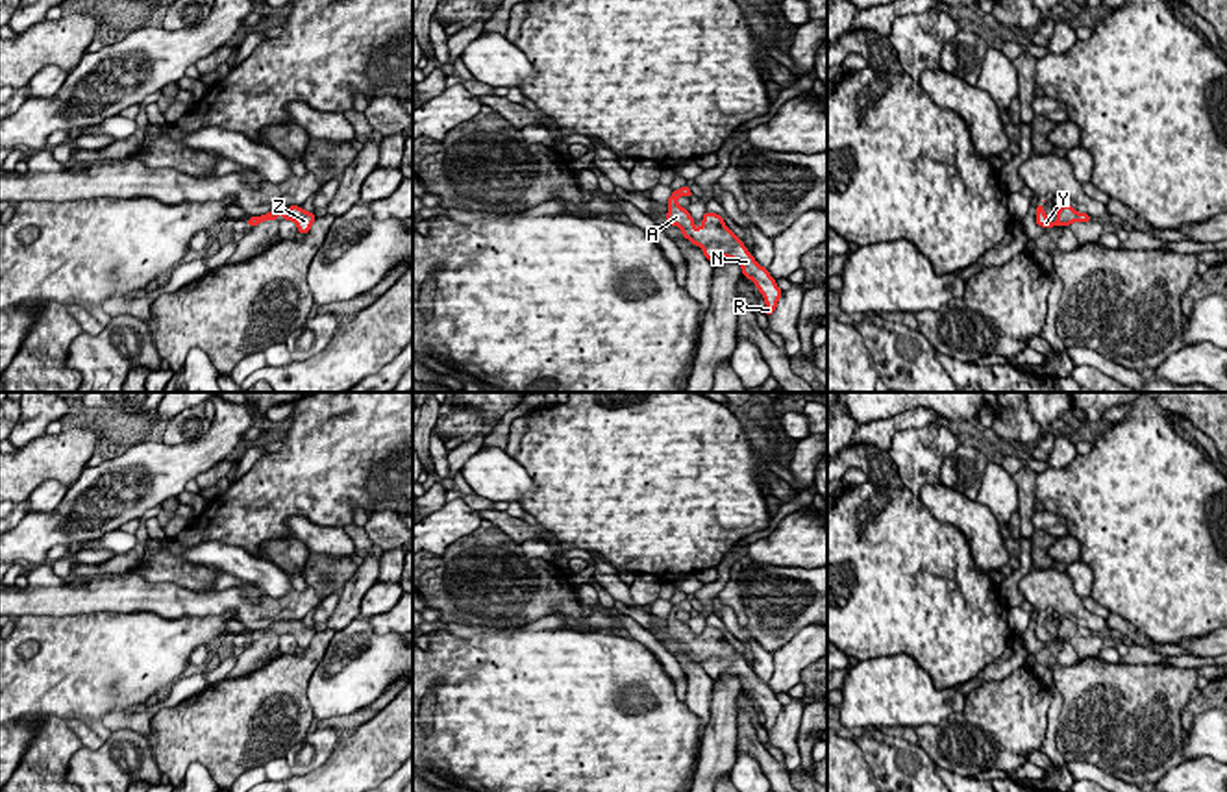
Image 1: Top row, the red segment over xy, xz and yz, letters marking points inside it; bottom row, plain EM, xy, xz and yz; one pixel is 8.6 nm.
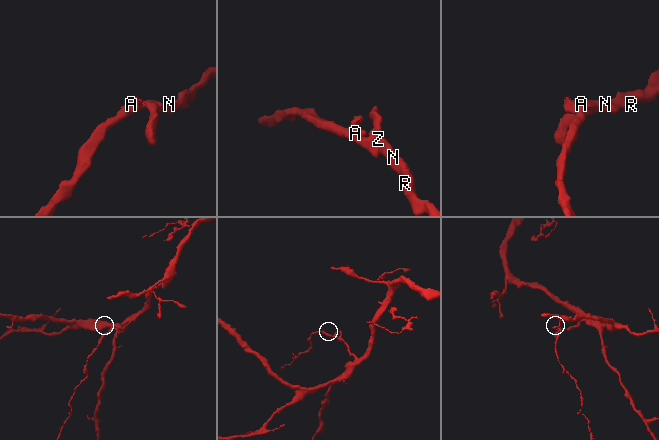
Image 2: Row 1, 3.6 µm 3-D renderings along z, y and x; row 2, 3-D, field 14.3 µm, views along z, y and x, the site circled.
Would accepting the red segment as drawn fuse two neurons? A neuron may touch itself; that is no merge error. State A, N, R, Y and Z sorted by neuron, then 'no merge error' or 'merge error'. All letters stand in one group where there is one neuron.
A N R Y Z; no merge error

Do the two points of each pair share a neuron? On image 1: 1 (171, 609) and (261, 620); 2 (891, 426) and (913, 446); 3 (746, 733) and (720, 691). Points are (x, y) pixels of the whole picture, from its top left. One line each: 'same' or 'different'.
1: same
2: different
3: different

